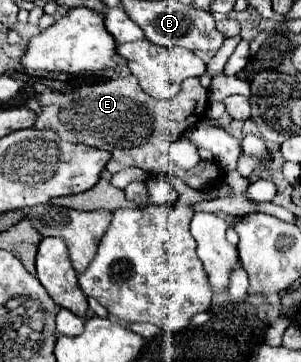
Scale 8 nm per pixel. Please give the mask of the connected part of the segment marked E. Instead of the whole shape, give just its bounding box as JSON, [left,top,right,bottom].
[34,76,218,188]

